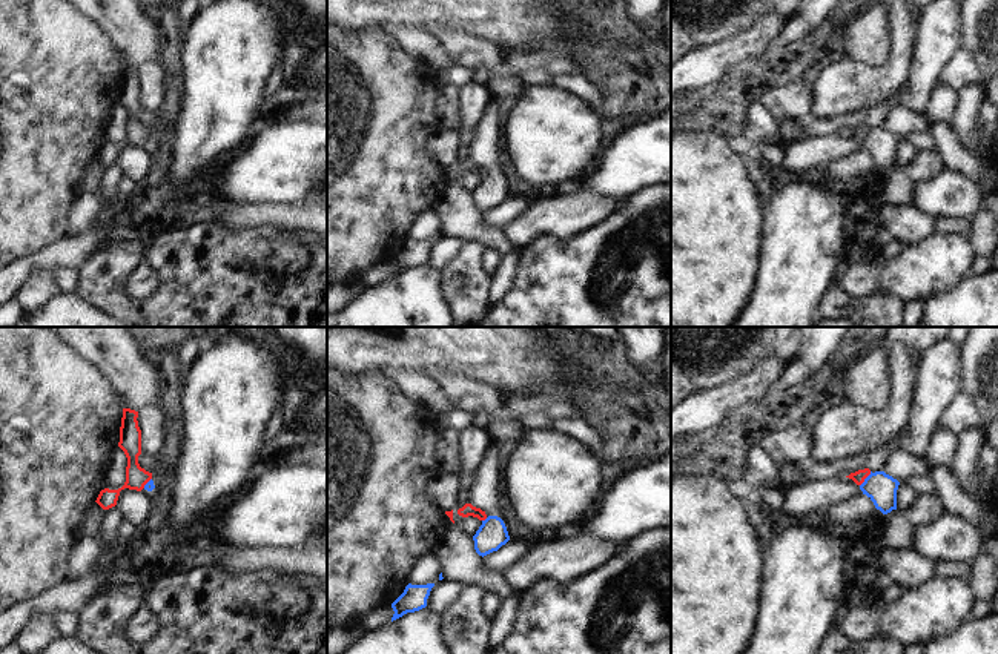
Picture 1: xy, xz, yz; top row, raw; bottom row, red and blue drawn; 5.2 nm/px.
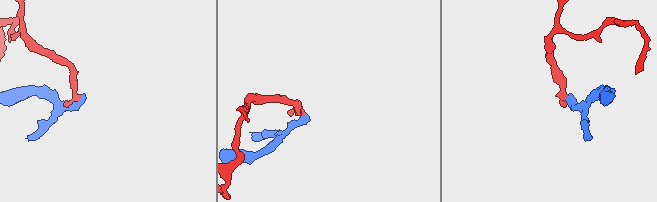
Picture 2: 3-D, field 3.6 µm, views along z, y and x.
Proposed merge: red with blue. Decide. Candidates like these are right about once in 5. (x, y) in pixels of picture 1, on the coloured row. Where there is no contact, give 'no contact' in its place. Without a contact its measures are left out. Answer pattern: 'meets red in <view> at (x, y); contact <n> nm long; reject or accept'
meets red in yz at (865, 478); contact 100 nm long; reject

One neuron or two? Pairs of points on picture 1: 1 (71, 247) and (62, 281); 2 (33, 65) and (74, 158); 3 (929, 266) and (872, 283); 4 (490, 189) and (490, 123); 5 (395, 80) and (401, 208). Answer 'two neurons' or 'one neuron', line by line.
1: two neurons
2: one neuron
3: one neuron
4: one neuron
5: one neuron

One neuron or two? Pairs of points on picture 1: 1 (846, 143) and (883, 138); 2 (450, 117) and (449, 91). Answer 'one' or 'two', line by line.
1: one
2: one

